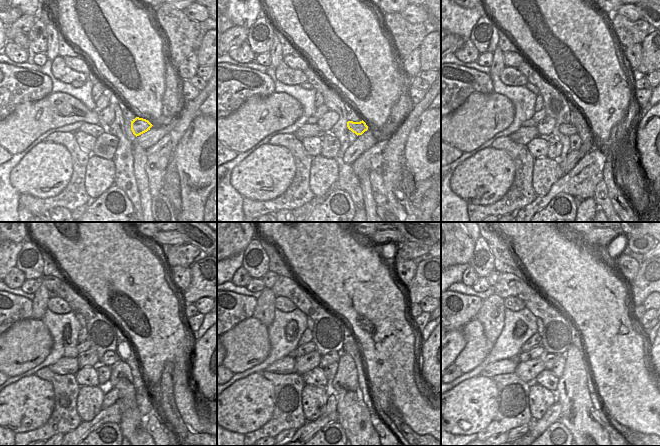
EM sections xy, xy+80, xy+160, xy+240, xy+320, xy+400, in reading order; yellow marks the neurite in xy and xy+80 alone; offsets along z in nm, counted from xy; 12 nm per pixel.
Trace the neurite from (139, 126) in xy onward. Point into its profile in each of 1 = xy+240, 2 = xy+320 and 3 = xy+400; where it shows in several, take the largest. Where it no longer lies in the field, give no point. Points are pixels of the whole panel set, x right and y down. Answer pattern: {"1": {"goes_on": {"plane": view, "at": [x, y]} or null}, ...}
{"1": {"goes_on": {"plane": "xy+240", "at": [110, 358]}}, "2": {"goes_on": {"plane": "xy+320", "at": [333, 356]}}, "3": {"goes_on": {"plane": "xy+400", "at": [549, 359]}}}

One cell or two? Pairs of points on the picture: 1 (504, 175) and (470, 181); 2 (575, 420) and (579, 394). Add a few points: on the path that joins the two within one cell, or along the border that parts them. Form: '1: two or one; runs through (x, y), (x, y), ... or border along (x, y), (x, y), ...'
1: one; runs through (496, 176), (494, 178), (478, 180)
2: one; runs through (576, 414), (576, 400)

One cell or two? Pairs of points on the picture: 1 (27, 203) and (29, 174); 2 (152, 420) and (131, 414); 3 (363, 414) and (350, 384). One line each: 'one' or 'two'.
1: two
2: two
3: one

